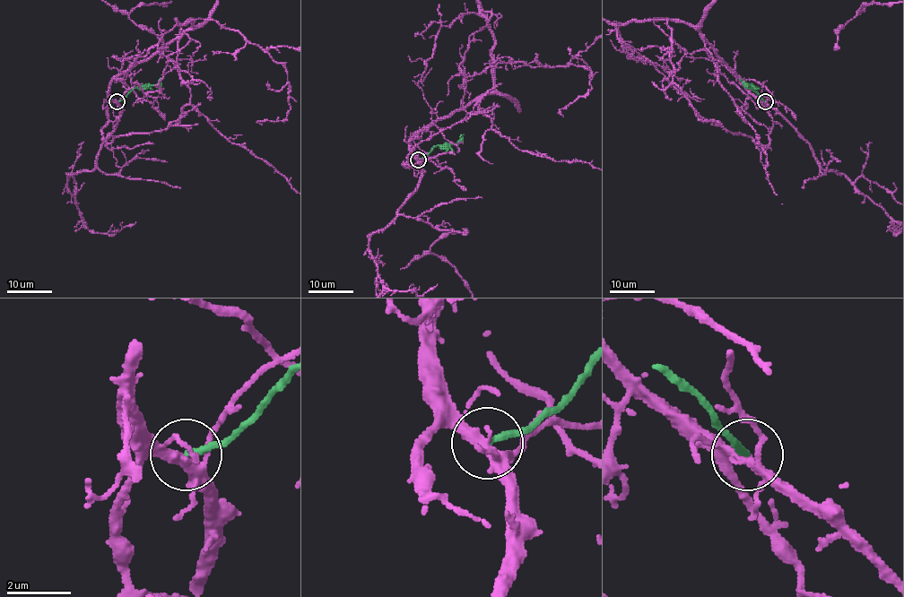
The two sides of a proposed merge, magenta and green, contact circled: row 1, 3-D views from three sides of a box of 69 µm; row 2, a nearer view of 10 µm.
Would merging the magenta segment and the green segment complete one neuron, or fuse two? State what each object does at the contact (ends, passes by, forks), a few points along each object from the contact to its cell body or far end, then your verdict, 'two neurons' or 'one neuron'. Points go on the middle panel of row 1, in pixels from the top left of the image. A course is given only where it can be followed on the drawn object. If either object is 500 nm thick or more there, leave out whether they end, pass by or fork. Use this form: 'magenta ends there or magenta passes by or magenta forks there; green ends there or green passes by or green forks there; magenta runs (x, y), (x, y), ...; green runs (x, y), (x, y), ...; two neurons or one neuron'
magenta forks there; green ends there; green runs (418, 159), (423, 158), (436, 146), (455, 144), (464, 134); two neurons

